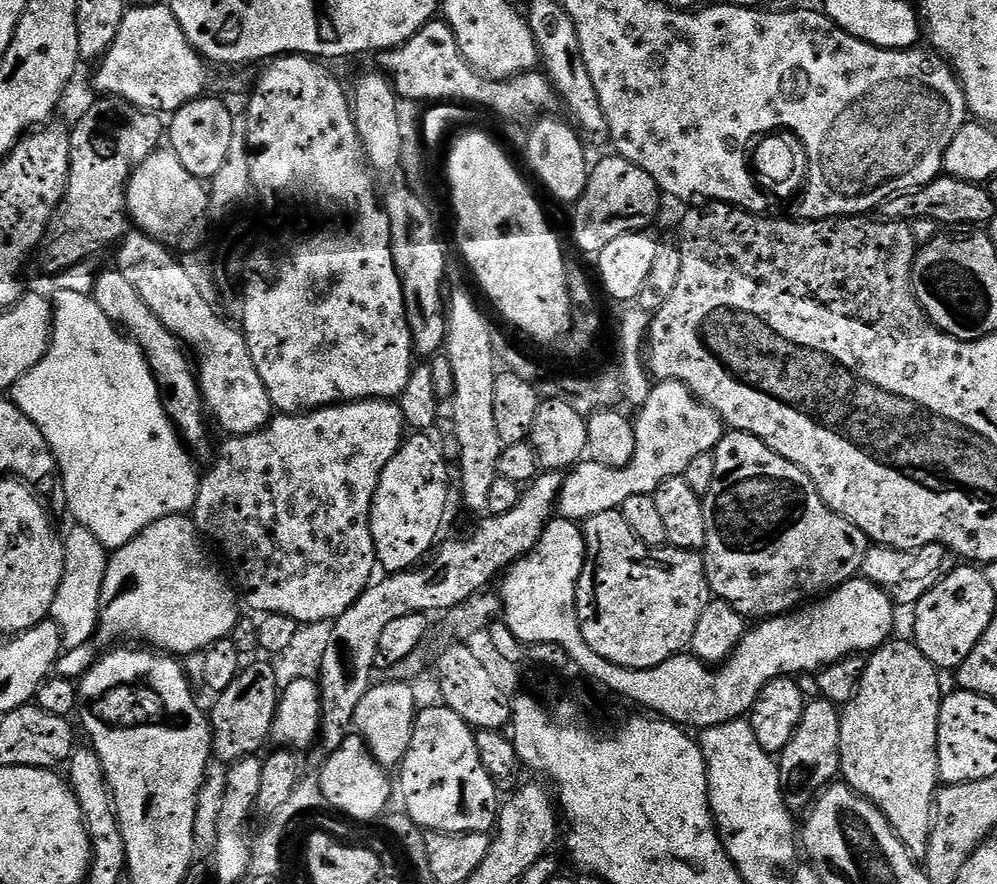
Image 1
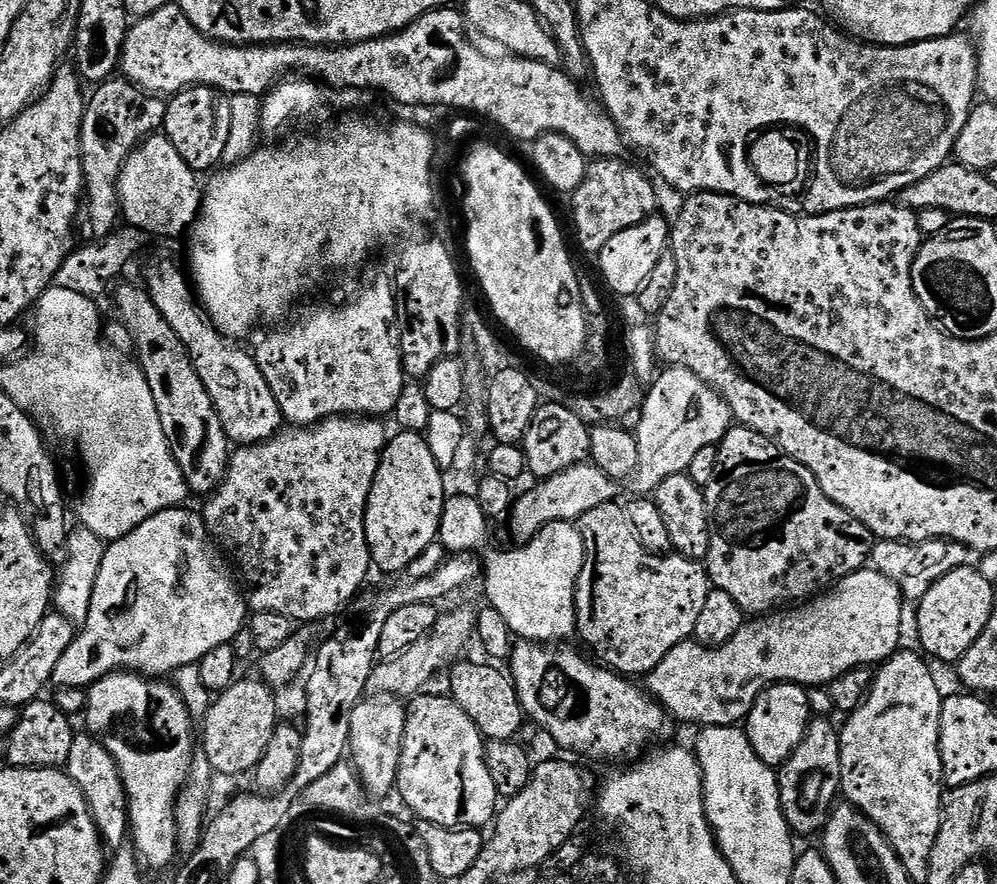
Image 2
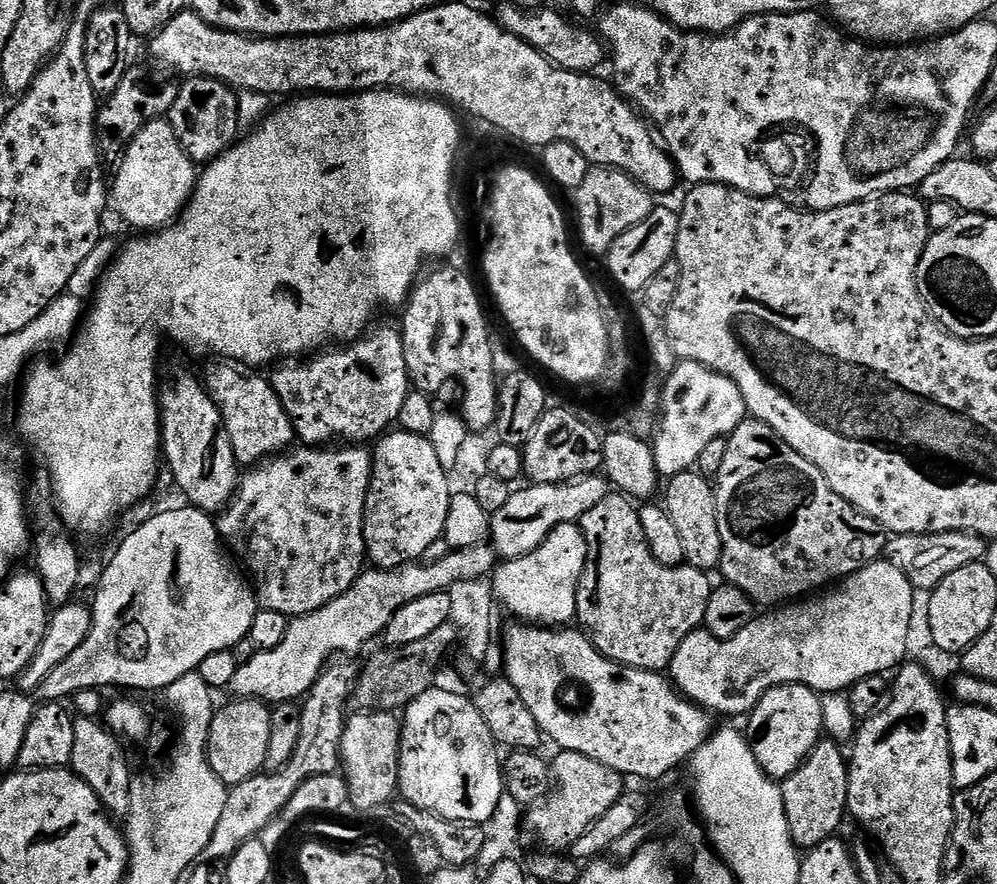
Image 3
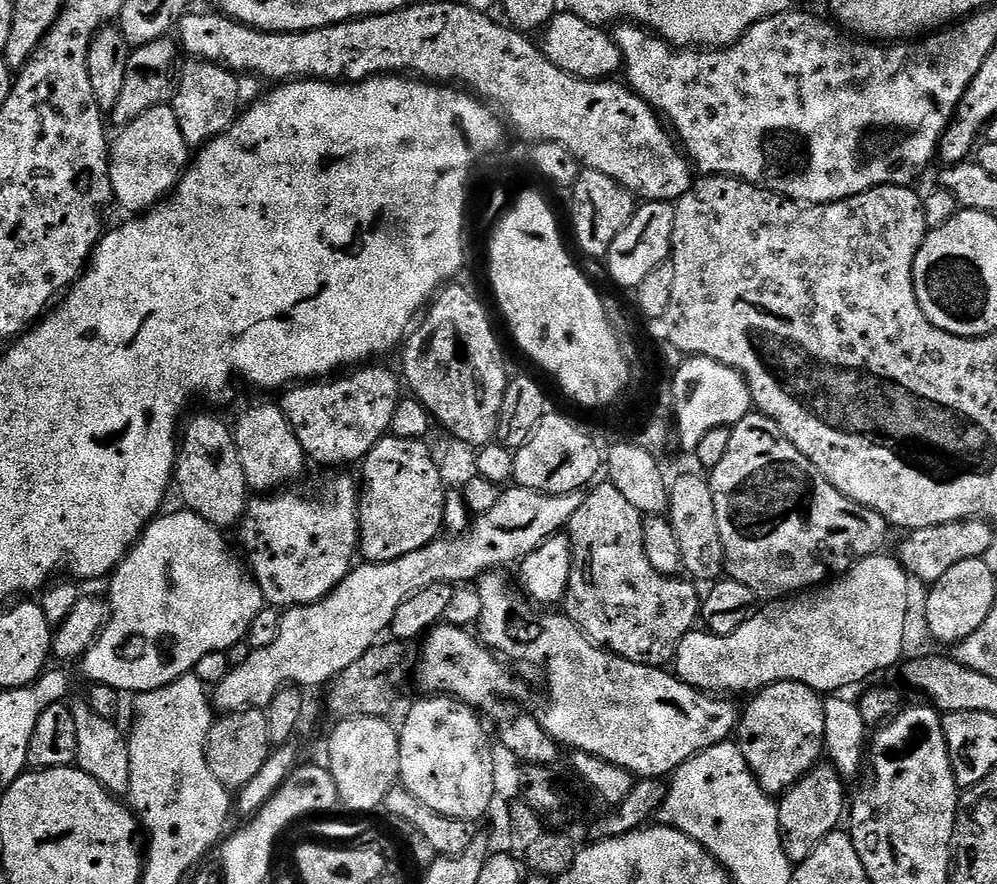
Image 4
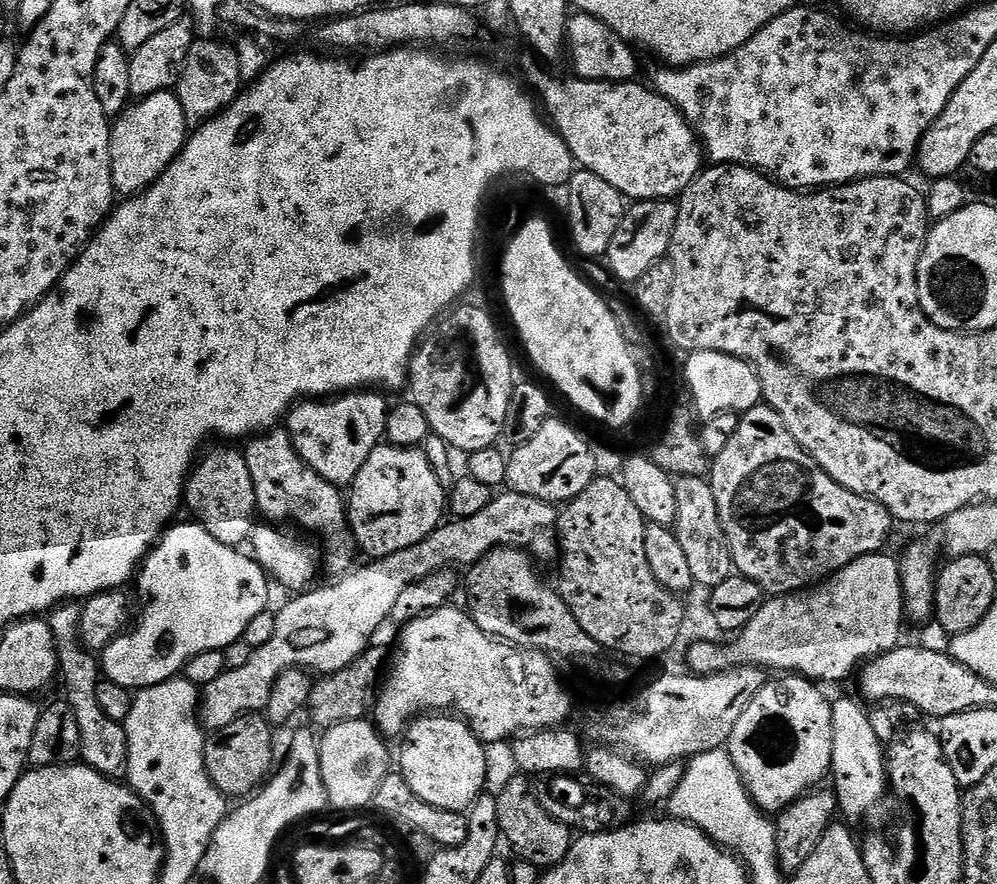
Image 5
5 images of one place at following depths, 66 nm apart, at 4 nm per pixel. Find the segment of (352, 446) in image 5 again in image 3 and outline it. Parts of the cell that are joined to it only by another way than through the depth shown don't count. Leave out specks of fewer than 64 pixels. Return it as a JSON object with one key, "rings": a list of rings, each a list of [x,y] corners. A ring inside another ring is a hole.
{"rings":[[[395,327],[375,328],[355,342],[332,346],[313,355],[309,359],[313,360],[301,368],[296,365],[299,363],[288,362],[285,368],[277,367],[277,372],[271,374],[272,388],[281,399],[282,407],[292,423],[295,439],[301,445],[372,442],[385,435],[399,421],[402,402],[410,391],[404,347]]]}

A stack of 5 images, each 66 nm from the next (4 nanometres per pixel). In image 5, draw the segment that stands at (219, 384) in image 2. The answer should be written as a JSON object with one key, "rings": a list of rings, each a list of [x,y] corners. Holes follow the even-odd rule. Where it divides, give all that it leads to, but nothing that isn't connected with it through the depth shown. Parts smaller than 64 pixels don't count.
{"rings":[[[275,428],[269,433],[253,437],[247,444],[244,457],[254,481],[257,511],[263,519],[275,524],[287,524],[290,521],[310,532],[316,532],[324,548],[323,552],[321,546],[325,569],[328,568],[336,576],[347,573],[353,567],[358,549],[348,522],[347,501],[341,489],[326,482],[302,462],[285,429]]]}

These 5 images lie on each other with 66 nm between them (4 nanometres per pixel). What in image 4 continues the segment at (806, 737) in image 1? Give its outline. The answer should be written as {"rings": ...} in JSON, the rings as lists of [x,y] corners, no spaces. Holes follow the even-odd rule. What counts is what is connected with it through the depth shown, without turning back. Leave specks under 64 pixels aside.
{"rings":[[[821,762],[803,776],[796,785],[783,793],[778,800],[778,818],[780,819],[780,837],[786,850],[786,858],[792,865],[801,864],[810,854],[814,854],[814,846],[826,838],[826,834],[837,831],[841,827],[840,819],[846,816],[845,781],[836,775],[831,763]]]}

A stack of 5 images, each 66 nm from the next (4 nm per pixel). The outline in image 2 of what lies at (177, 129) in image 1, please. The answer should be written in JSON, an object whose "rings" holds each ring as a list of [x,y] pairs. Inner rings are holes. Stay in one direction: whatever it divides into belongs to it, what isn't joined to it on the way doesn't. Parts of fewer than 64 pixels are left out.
{"rings":[[[198,84],[195,88],[183,88],[167,101],[167,106],[163,135],[168,137],[174,150],[182,154],[182,162],[186,162],[186,166],[190,166],[192,172],[211,173],[221,163],[226,142],[229,141],[231,108],[229,101],[215,88]]]}

